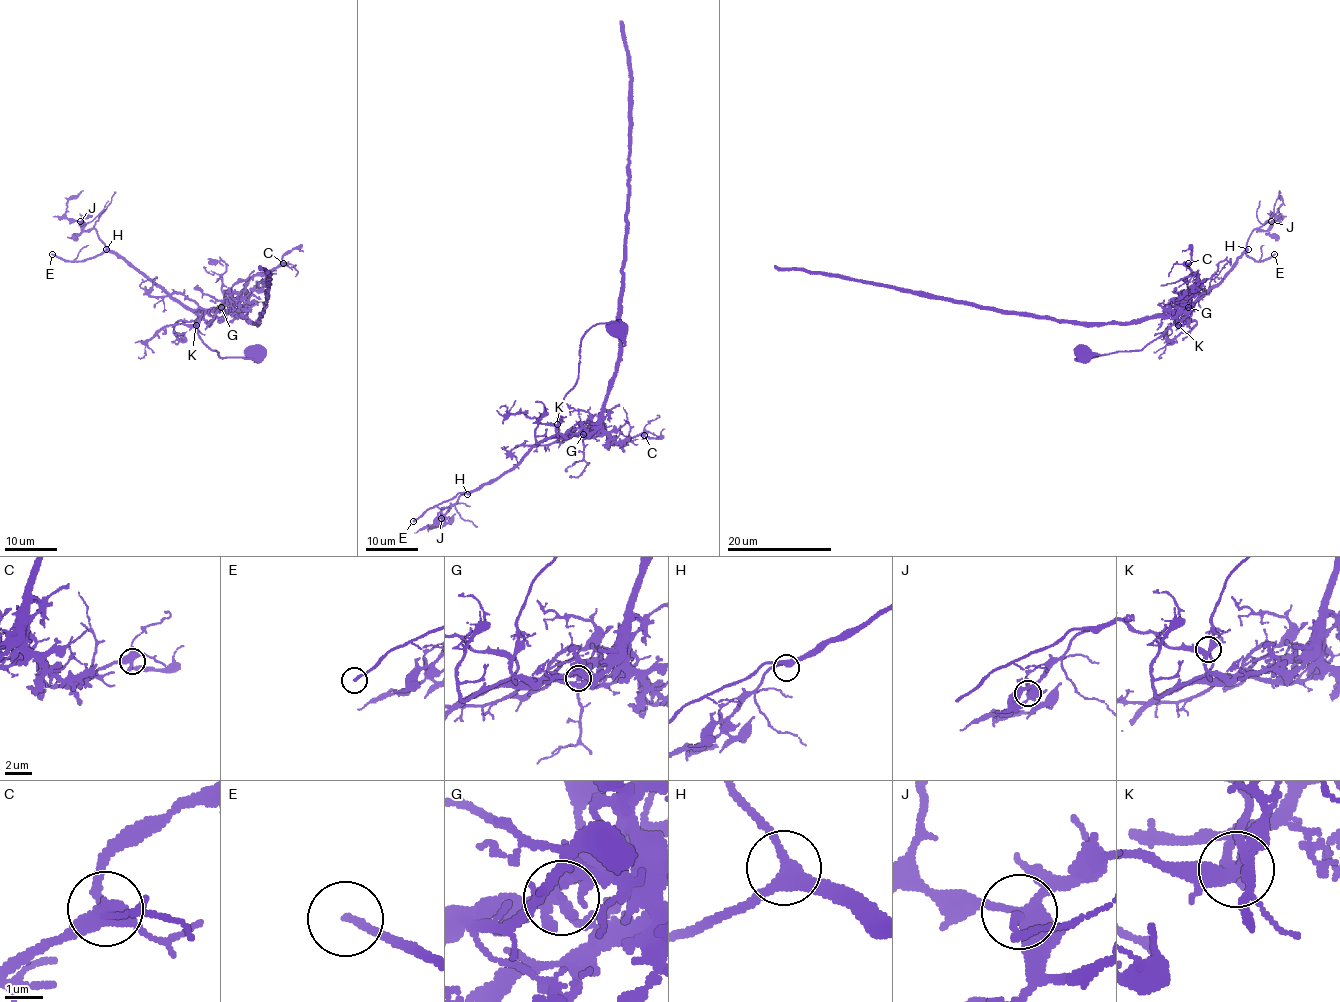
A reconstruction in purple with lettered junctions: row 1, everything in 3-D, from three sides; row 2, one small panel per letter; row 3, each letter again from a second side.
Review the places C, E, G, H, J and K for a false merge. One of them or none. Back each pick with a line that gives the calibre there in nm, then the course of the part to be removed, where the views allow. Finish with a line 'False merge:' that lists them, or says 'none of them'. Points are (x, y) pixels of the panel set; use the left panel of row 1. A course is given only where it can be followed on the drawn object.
G: Thickness 340 nm. Course of the part to remove: (222, 307), (258, 323), (264, 311), (268, 276), (258, 265)
False merge: G

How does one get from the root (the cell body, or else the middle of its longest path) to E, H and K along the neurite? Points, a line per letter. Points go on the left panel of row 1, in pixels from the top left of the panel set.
E: (255, 323), (220, 308), (186, 310), (151, 280), (108, 251), (84, 260), (63, 260), (51, 254)
H: (255, 323), (220, 308), (186, 310), (151, 280), (106, 249)
K: (255, 323), (232, 312), (218, 316), (210, 324), (197, 319), (196, 325)

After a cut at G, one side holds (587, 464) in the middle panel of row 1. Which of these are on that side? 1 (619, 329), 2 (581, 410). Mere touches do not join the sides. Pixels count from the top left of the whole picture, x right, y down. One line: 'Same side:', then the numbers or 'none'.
Same side: 1, 2

